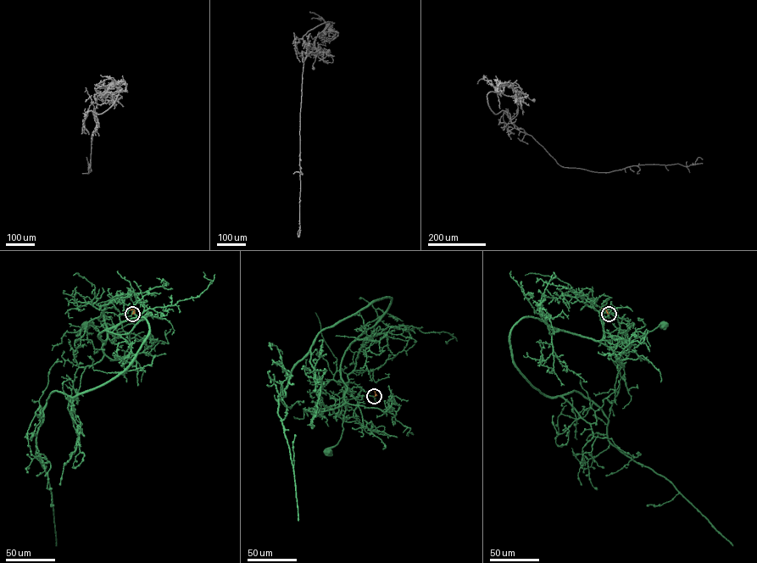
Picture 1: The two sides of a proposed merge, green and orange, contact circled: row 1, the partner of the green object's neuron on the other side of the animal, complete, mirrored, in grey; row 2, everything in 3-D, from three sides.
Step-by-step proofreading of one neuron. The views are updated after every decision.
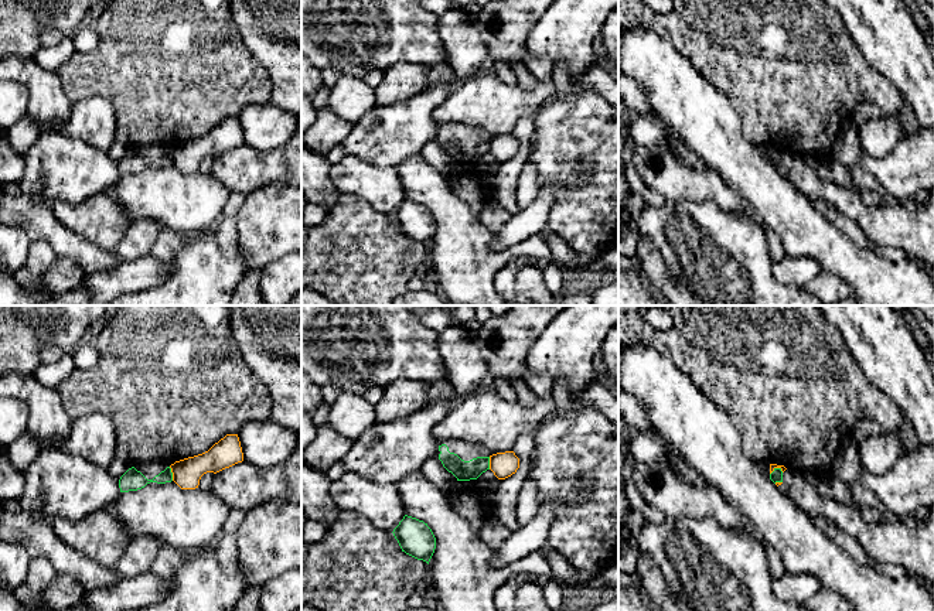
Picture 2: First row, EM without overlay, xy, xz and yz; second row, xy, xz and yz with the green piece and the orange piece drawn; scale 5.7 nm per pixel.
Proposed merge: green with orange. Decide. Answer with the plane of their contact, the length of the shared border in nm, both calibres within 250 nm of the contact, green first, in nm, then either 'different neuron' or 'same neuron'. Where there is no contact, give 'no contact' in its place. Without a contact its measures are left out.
meets green in xy; contact 80 nm long; 120 nm thick on the green side, 160 nm on the other; different neuron

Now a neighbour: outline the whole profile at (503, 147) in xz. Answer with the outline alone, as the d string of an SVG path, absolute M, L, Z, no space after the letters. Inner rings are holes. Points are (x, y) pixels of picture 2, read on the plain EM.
M514 134L497 136L490 139L490 153L498 163L505 163L517 156L519 141Z

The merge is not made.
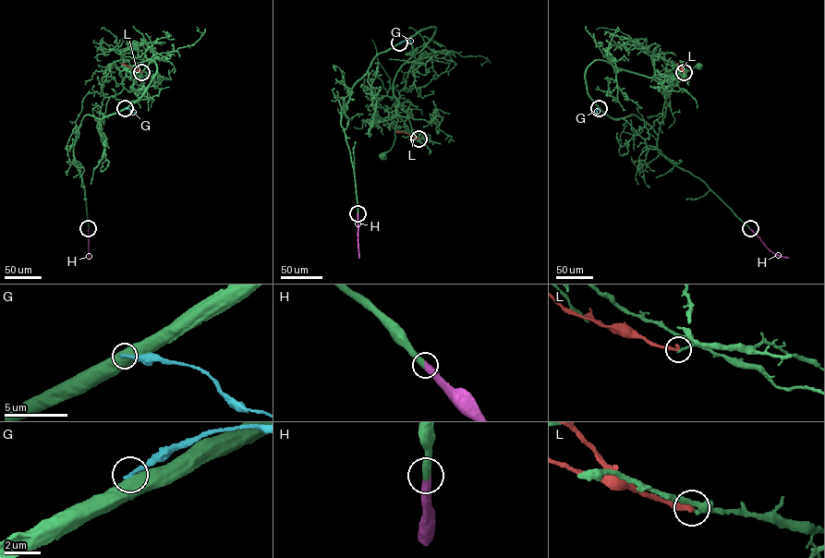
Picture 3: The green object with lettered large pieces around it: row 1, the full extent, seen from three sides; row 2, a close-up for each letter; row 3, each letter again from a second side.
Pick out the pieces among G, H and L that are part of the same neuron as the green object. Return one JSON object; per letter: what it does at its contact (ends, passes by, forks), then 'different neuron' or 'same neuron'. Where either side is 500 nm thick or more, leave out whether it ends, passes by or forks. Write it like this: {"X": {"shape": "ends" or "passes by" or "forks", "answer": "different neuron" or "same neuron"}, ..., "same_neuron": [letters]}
{"G": {"answer": "different neuron"}, "H": {"answer": "same neuron"}, "L": {"shape": "ends", "answer": "different neuron"}, "same_neuron": ["H"]}

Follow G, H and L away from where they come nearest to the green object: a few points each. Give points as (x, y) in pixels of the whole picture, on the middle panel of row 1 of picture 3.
G: (399, 42), (410, 42)
H: (357, 213), (359, 258)
L: (418, 139), (395, 131)

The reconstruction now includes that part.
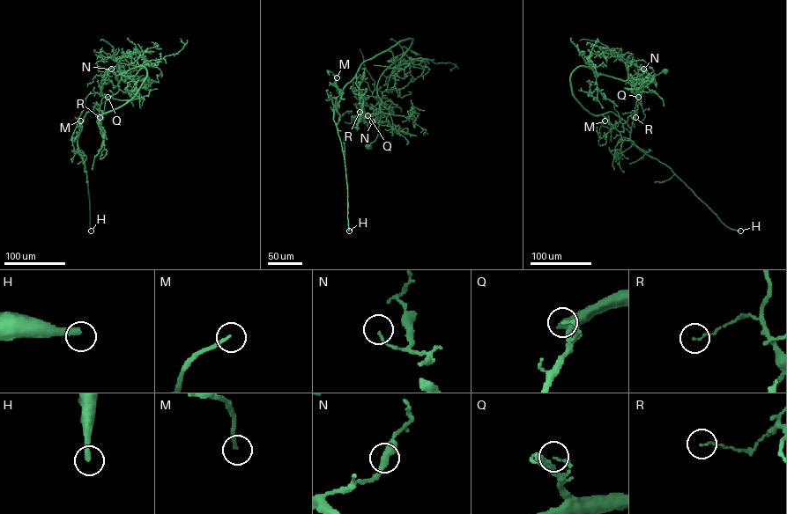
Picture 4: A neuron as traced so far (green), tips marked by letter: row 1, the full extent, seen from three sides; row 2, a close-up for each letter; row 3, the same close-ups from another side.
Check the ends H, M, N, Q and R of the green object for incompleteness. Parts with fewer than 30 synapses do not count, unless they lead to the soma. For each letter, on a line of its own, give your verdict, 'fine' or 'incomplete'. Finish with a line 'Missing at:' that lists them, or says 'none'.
H: incomplete
M: incomplete
N: fine
Q: fine
R: fine
Missing at: H, M

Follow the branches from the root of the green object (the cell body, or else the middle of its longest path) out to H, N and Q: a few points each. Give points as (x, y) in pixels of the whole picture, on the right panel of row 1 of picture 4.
H: (665, 70), (632, 84), (579, 66), (572, 94), (592, 114), (620, 117), (634, 144), (740, 231)
N: (665, 70), (633, 84), (626, 81), (628, 63), (633, 64), (638, 69), (643, 69)
Q: (665, 70), (634, 84), (638, 97)

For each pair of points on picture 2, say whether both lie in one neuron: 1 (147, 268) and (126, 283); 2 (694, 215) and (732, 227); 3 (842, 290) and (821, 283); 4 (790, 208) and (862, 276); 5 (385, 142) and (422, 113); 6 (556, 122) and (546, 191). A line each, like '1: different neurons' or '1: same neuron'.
1: same neuron
2: same neuron
3: same neuron
4: same neuron
5: same neuron
6: different neurons

